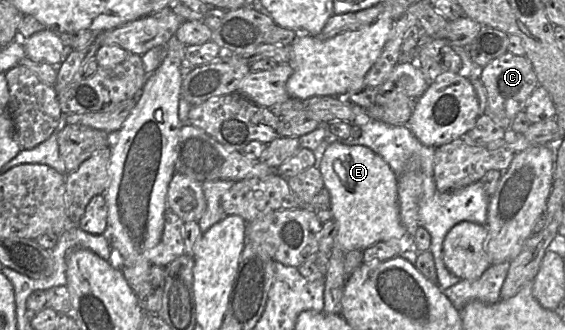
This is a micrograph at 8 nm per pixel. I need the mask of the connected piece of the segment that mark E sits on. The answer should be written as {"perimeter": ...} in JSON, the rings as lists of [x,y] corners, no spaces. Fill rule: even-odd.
{"perimeter":[[[333,140],[318,168],[330,193],[332,218],[337,224],[336,246],[344,253],[364,249],[380,241],[401,239],[406,230],[399,217],[398,176],[389,164],[370,148]]]}

